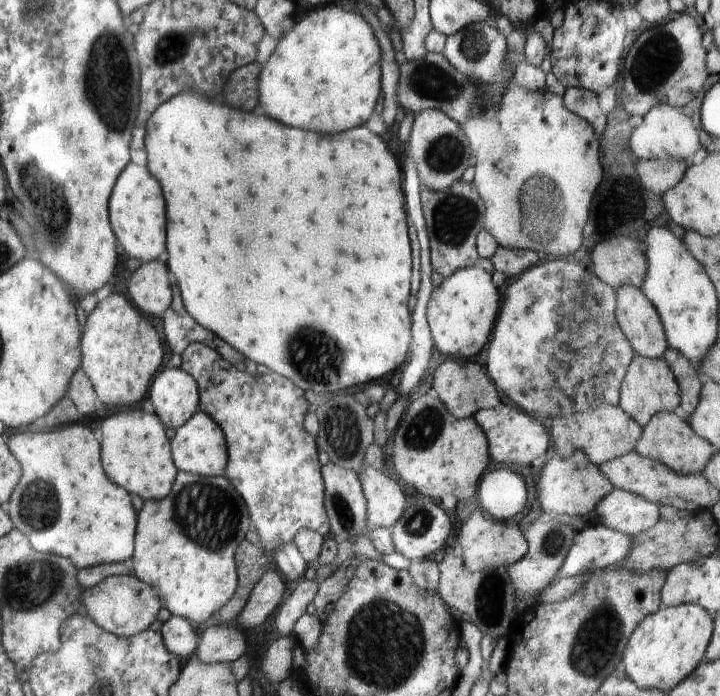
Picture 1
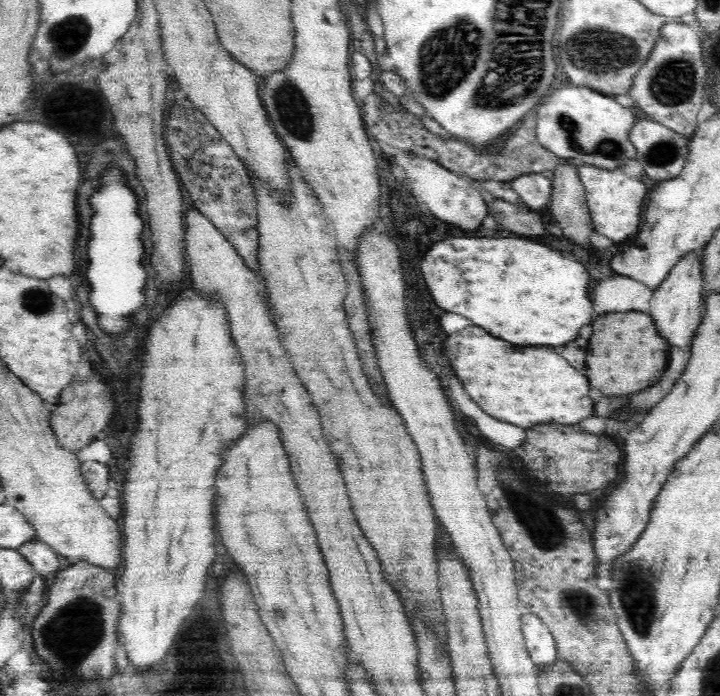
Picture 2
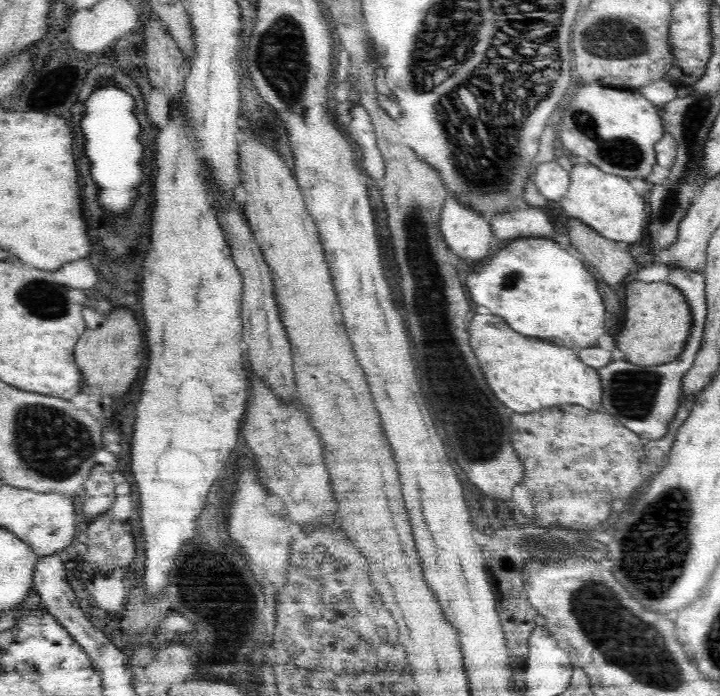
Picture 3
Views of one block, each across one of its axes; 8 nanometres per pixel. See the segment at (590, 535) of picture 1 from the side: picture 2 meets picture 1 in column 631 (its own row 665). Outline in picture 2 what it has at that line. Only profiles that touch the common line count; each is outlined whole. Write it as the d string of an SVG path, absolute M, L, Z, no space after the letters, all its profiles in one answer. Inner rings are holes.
M524 615L521 619L527 652L536 666L548 666L557 661L556 641L548 626L535 615Z

